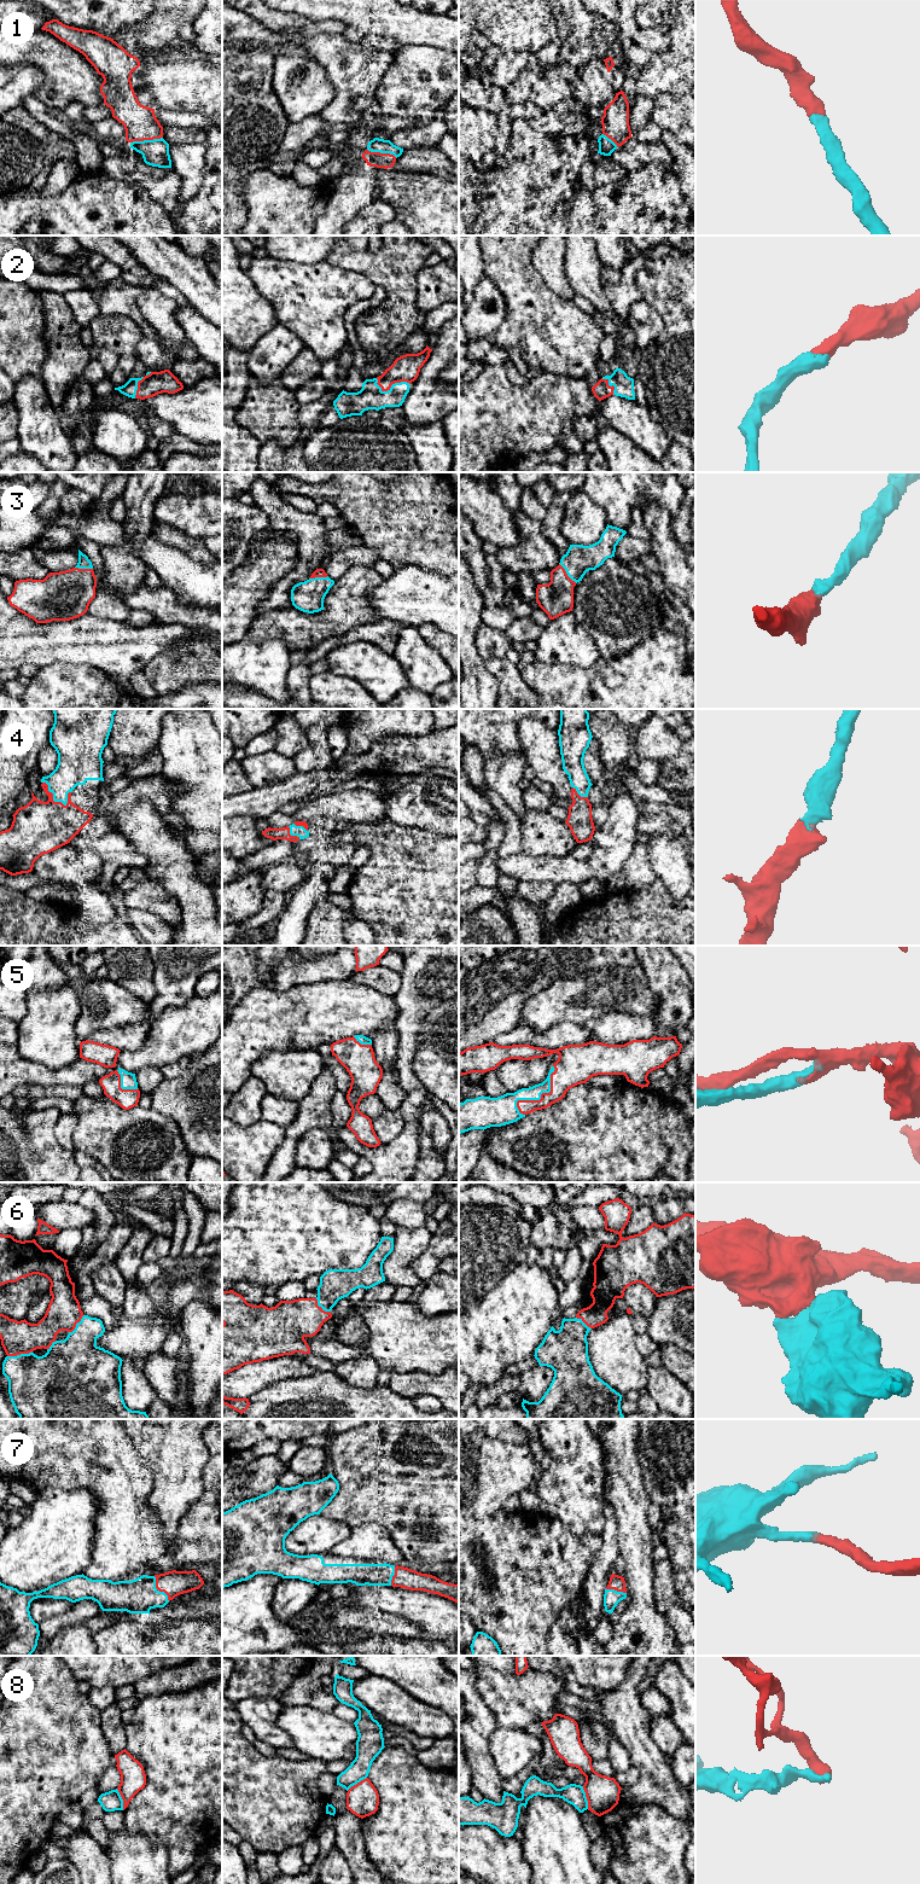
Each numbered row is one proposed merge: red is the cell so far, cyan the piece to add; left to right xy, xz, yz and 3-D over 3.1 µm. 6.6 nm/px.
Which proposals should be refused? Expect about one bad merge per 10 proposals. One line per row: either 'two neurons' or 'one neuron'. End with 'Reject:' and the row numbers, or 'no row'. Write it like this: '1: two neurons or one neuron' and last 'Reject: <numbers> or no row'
1: one neuron
2: one neuron
3: one neuron
4: one neuron
5: one neuron
6: one neuron
7: one neuron
8: two neurons
Reject: 8

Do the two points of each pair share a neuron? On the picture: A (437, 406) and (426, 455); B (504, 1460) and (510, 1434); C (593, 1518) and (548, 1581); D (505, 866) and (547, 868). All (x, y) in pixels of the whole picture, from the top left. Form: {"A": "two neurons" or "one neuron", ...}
{"A": "two neurons", "B": "two neurons", "C": "two neurons", "D": "one neuron"}

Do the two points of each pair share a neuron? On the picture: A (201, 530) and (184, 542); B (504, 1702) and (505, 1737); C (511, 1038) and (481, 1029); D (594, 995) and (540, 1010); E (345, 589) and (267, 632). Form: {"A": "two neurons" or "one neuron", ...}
{"A": "two neurons", "B": "two neurons", "C": "two neurons", "D": "one neuron", "E": "one neuron"}

